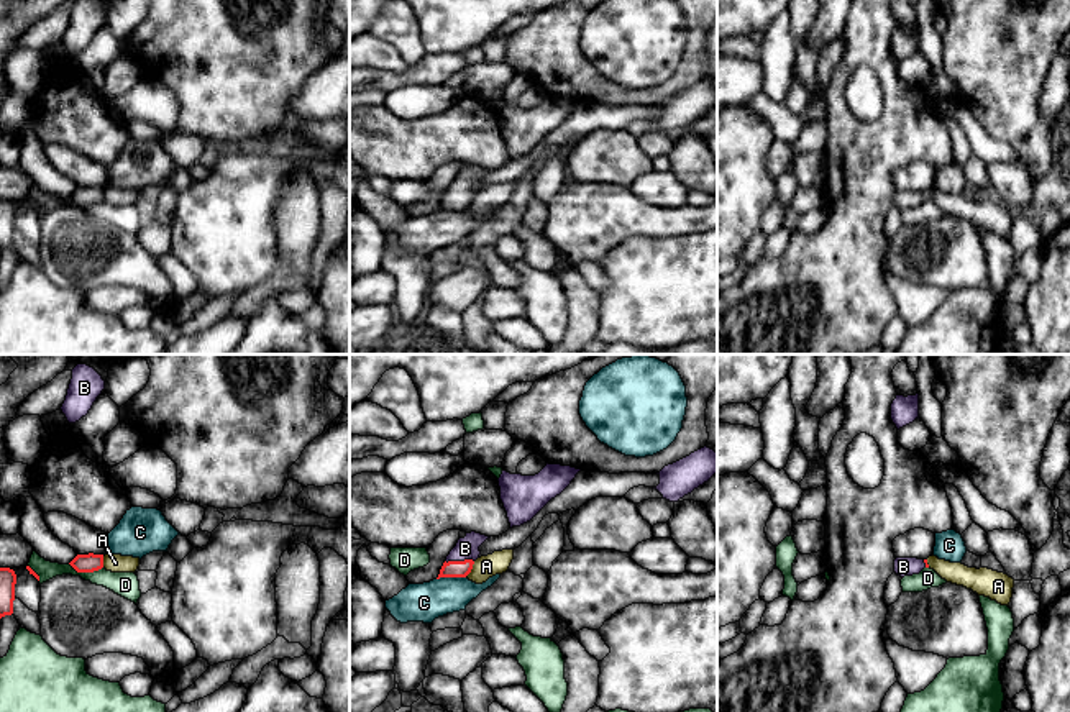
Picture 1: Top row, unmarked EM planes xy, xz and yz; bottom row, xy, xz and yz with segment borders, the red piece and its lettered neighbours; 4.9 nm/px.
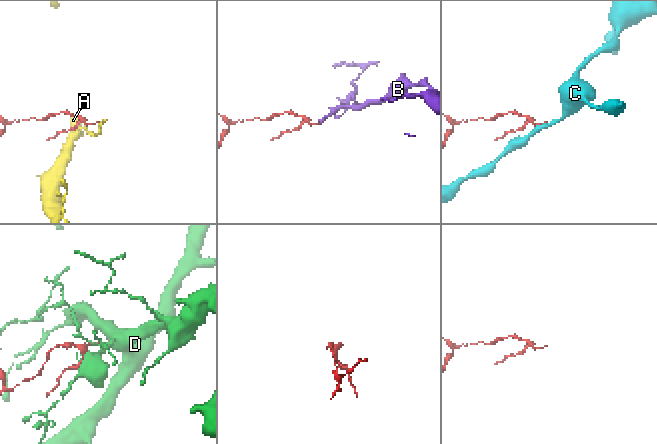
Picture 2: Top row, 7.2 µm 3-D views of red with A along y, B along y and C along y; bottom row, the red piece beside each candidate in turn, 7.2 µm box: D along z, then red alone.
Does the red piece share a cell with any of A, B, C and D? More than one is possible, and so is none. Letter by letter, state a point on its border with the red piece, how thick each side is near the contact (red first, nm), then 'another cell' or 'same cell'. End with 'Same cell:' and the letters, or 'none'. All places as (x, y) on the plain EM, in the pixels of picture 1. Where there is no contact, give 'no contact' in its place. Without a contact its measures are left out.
A: meets red in xz at (471, 200); 80 nm thick on the red side, 110 nm on the other; another cell
B: meets red in xz at (458, 194); 80 nm thick on the red side, 110 nm on the other; same cell
C: meets red in xz at (450, 209); 80 nm thick on the red side, 190 nm on the other; another cell
D: meets red in xy at (86, 204); 100 nm thick on the red side, 120 nm on the other; another cell
Same cell: B

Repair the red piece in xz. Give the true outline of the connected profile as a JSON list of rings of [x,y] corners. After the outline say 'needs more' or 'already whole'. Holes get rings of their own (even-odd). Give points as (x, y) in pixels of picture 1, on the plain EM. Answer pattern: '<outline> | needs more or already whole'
[[[476,164],[466,166],[464,171],[460,171],[456,179],[446,189],[437,212],[466,210],[471,205],[474,194],[481,187],[479,179],[487,171],[491,171],[491,169],[481,167]]] | needs more

